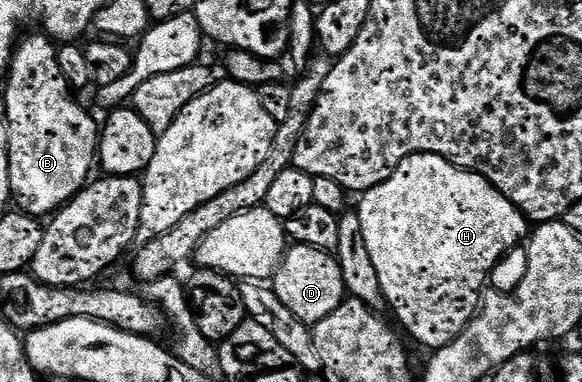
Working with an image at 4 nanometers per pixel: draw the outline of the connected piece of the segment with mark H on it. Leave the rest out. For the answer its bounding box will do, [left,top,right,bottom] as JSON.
[357,152,529,350]

